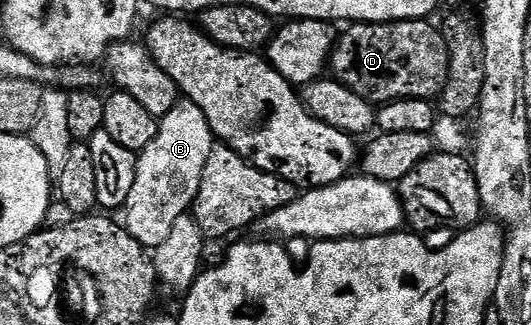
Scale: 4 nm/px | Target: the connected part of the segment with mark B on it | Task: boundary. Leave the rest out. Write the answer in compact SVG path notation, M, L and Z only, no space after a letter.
M178 100L167 115L159 118L157 134L137 158L135 184L123 206L123 224L136 241L146 250L159 247L171 235L175 219L186 216L192 210L193 200L199 195L199 183L203 179L203 167L207 167L207 155L211 155L215 138L207 123L207 115L195 107L195 103Z

